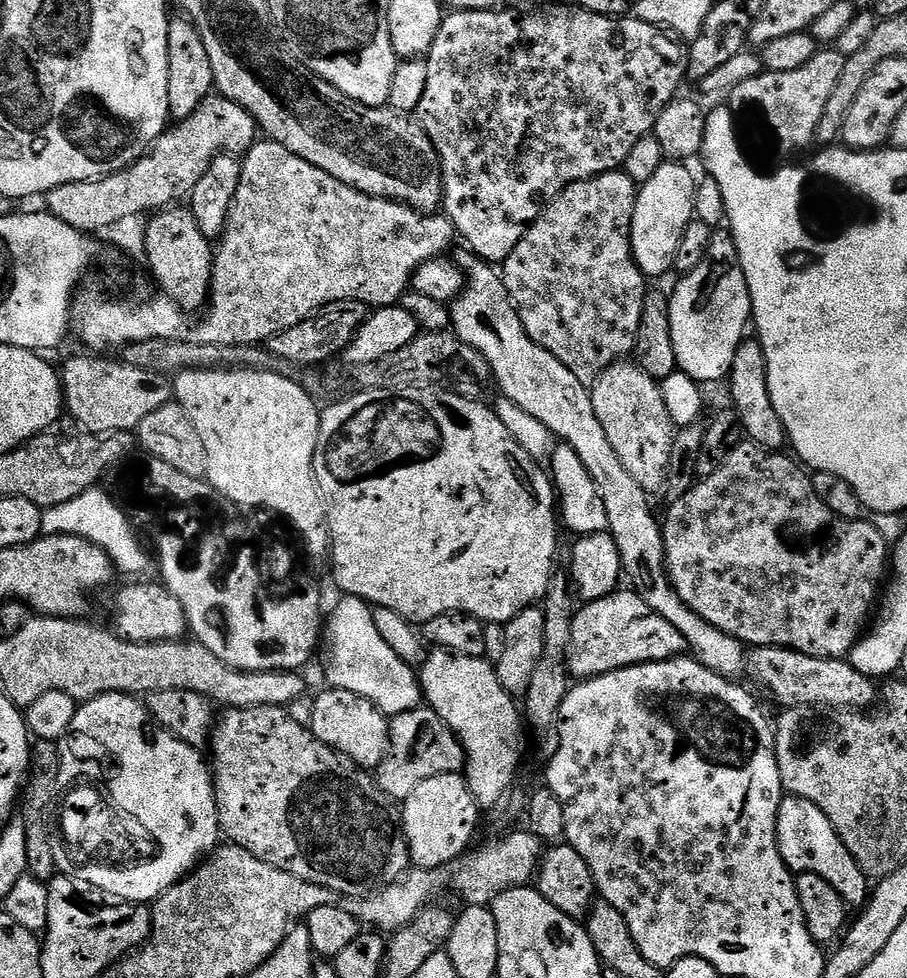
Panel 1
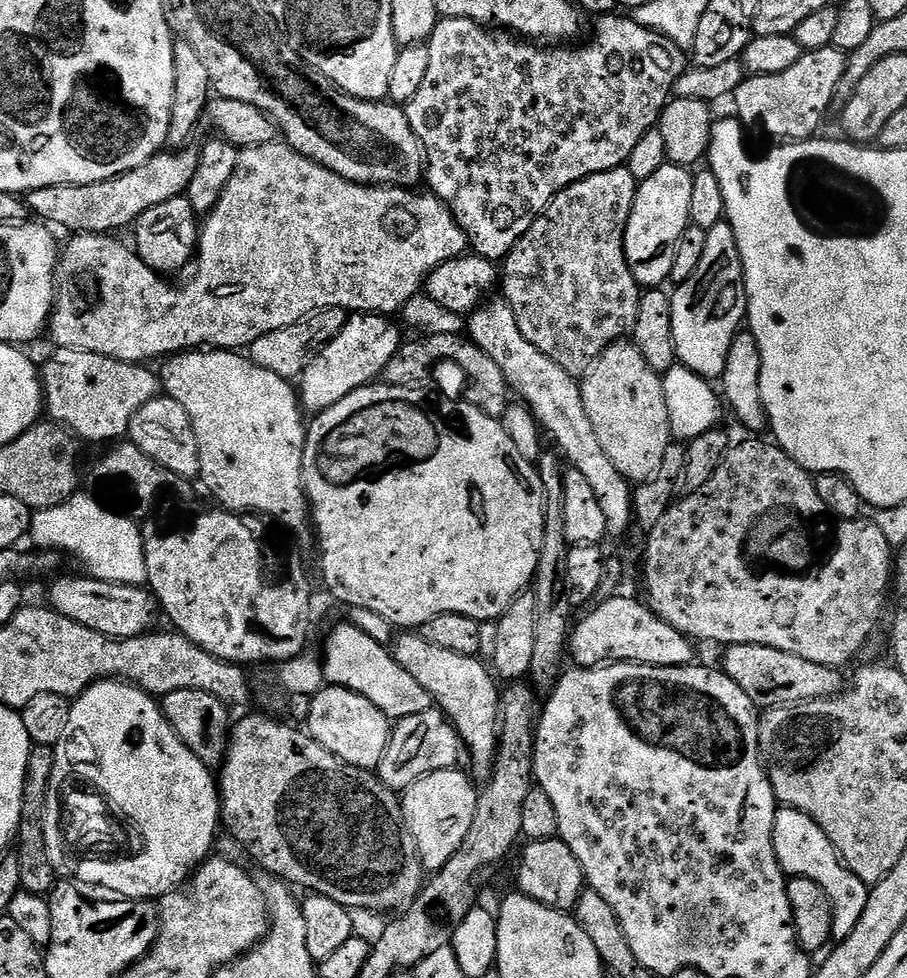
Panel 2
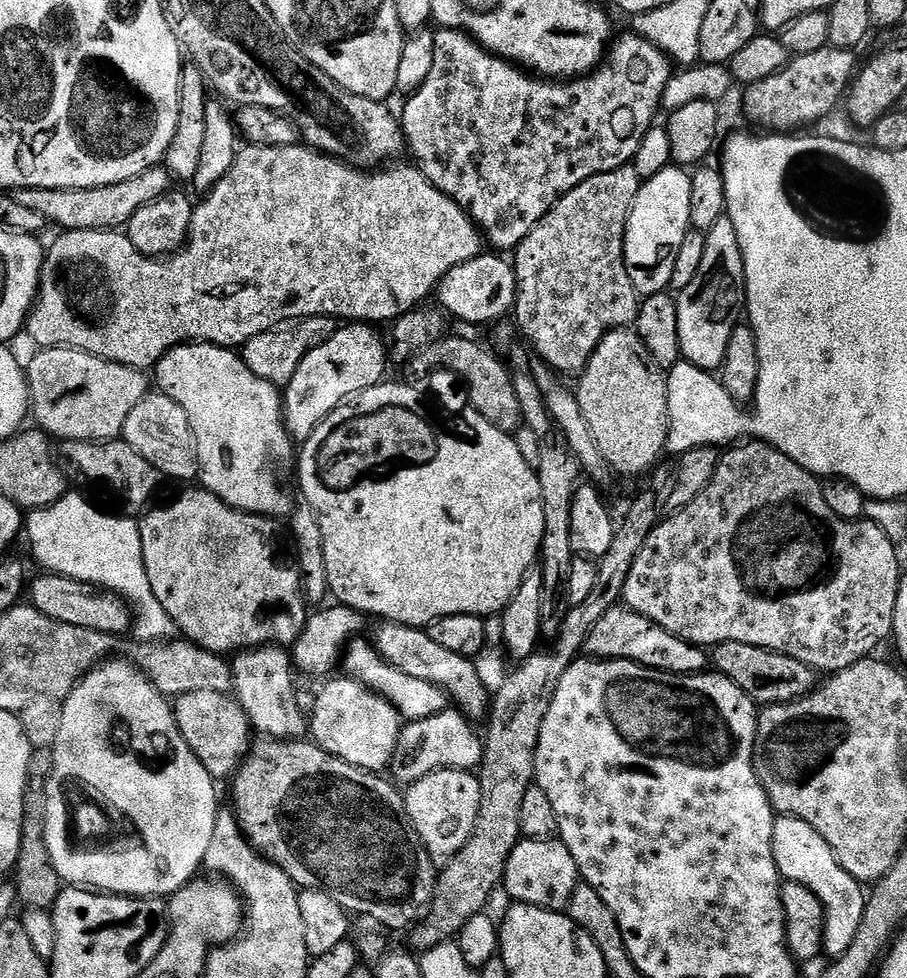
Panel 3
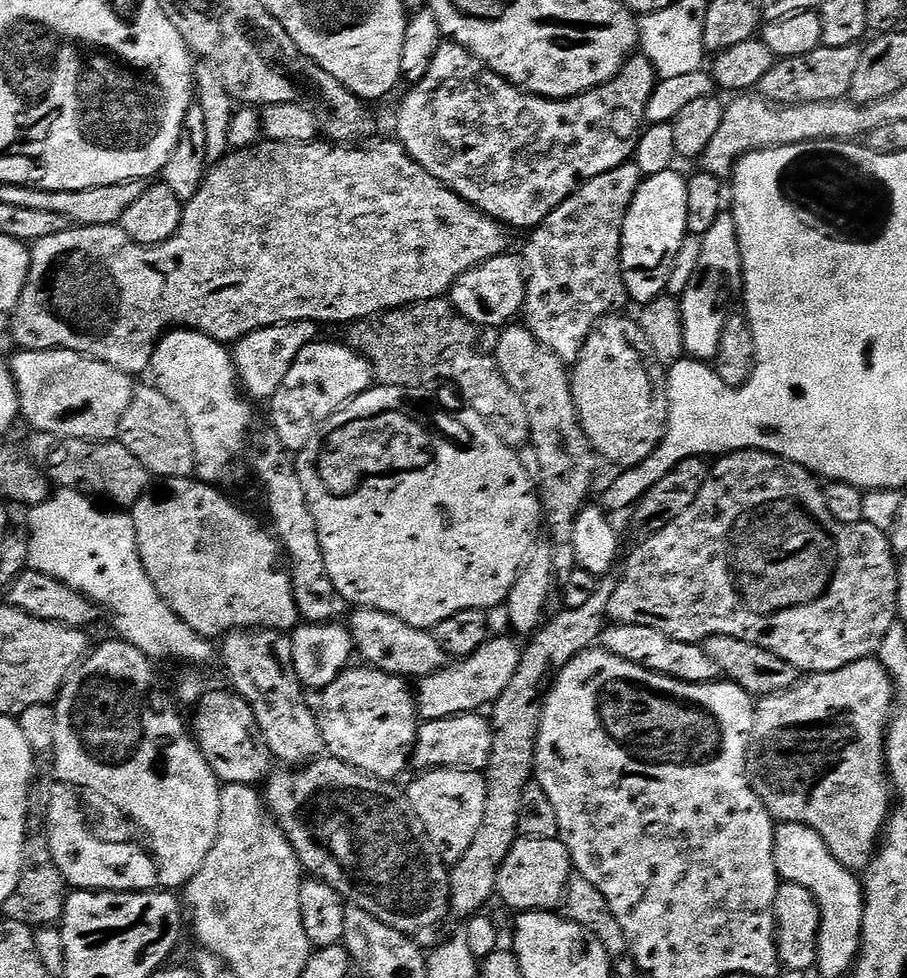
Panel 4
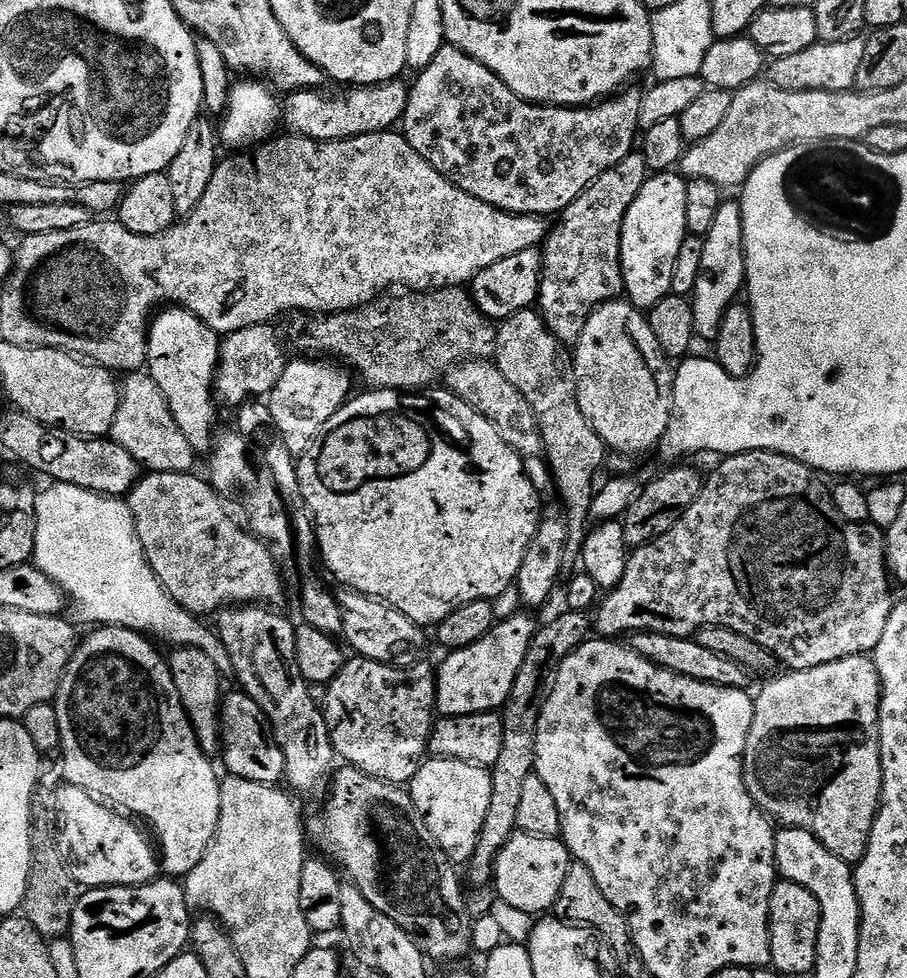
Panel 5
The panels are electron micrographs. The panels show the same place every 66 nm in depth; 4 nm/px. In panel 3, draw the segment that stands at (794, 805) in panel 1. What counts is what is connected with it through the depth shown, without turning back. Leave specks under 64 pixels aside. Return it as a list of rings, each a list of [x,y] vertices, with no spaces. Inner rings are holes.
[[[780,816],[774,826],[774,858],[780,871],[781,877],[785,881],[793,884],[805,884],[824,904],[824,952],[829,957],[835,958],[842,955],[846,950],[850,950],[850,942],[858,934],[858,926],[862,926],[862,914],[866,903],[866,892],[863,892],[861,881],[855,880],[846,869],[843,868],[836,856],[832,853],[832,847],[821,838],[805,820],[800,820],[796,816]]]

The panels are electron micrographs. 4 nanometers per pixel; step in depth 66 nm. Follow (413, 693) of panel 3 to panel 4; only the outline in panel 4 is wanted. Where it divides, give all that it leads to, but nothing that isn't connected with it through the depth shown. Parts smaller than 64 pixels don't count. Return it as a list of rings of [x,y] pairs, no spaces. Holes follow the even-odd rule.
[[[511,635],[492,636],[474,654],[449,663],[438,672],[419,677],[420,689],[415,689],[416,710],[421,721],[441,720],[463,712],[480,712],[496,703],[497,698],[510,686],[514,670],[518,670],[521,645]]]

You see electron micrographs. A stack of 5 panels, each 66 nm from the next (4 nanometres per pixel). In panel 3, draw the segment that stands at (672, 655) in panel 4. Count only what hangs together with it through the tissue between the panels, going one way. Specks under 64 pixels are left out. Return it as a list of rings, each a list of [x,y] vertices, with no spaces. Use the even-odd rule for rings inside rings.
[[[627,606],[606,610],[606,614],[598,618],[598,626],[594,626],[590,638],[586,638],[584,652],[597,660],[632,660],[636,664],[644,664],[647,668],[656,668],[660,672],[673,672],[679,676],[699,674],[710,664],[709,653],[703,647],[670,634],[650,618],[633,612]]]

